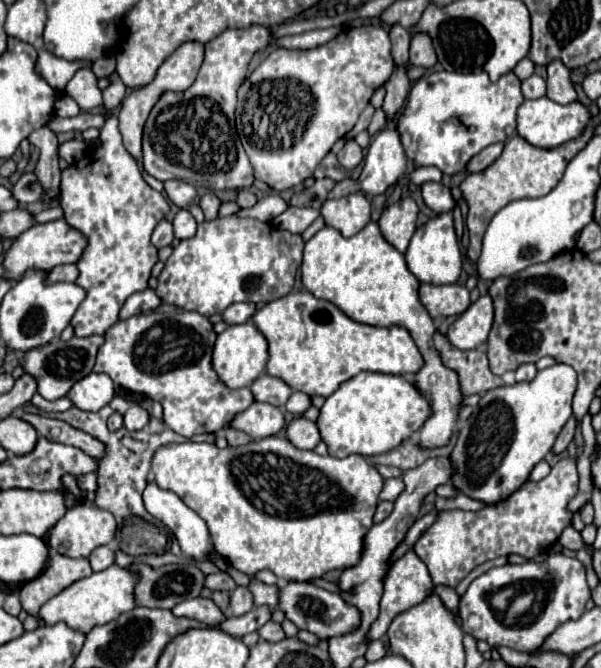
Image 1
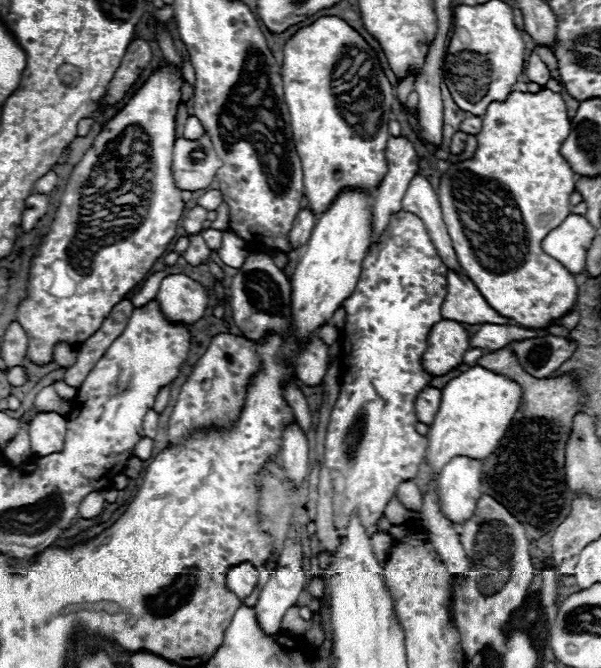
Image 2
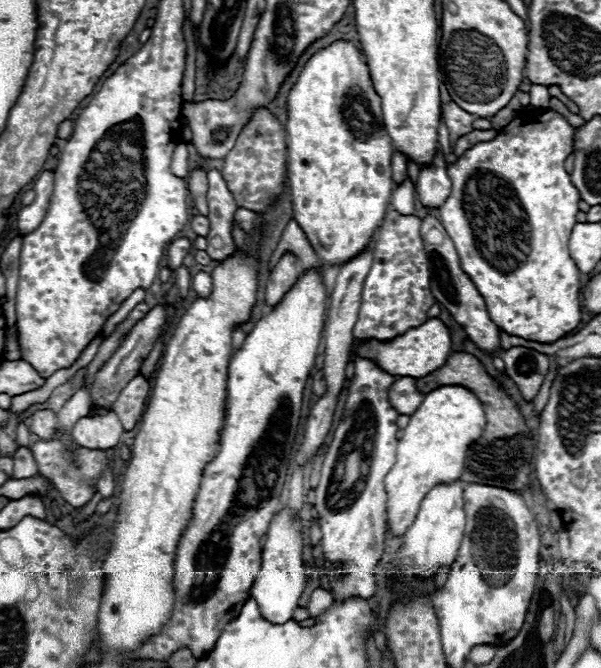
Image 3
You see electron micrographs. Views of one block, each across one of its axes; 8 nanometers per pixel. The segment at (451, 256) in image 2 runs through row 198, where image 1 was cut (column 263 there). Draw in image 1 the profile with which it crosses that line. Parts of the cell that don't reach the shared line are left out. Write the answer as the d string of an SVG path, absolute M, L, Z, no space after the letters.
M254 402L248 410L240 412L234 418L232 426L236 430L246 432L254 440L260 440L260 438L268 438L268 436L278 434L286 426L286 420L284 420L284 414L280 408L276 408L272 404Z

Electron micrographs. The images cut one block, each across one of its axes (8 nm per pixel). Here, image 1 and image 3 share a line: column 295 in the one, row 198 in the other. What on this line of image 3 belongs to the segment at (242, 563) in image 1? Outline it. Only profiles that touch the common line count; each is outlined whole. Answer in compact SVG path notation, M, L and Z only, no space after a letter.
M542 110L542 112L524 112L524 116L514 118L510 124L498 131L494 140L478 142L470 150L466 150L454 164L448 166L448 176L452 180L452 190L446 202L438 208L438 218L444 224L448 236L452 238L456 252L460 256L460 264L464 272L472 278L478 292L484 296L484 302L488 304L488 312L492 320L496 320L498 328L504 328L504 332L512 332L514 336L524 336L524 340L534 342L554 342L574 330L580 324L582 312L580 312L580 270L576 268L574 260L568 254L568 236L572 232L572 226L576 224L578 214L578 202L580 194L576 186L570 182L570 174L564 170L566 158L572 154L572 138L574 138L574 126L568 124L568 120L554 112L554 110Z

